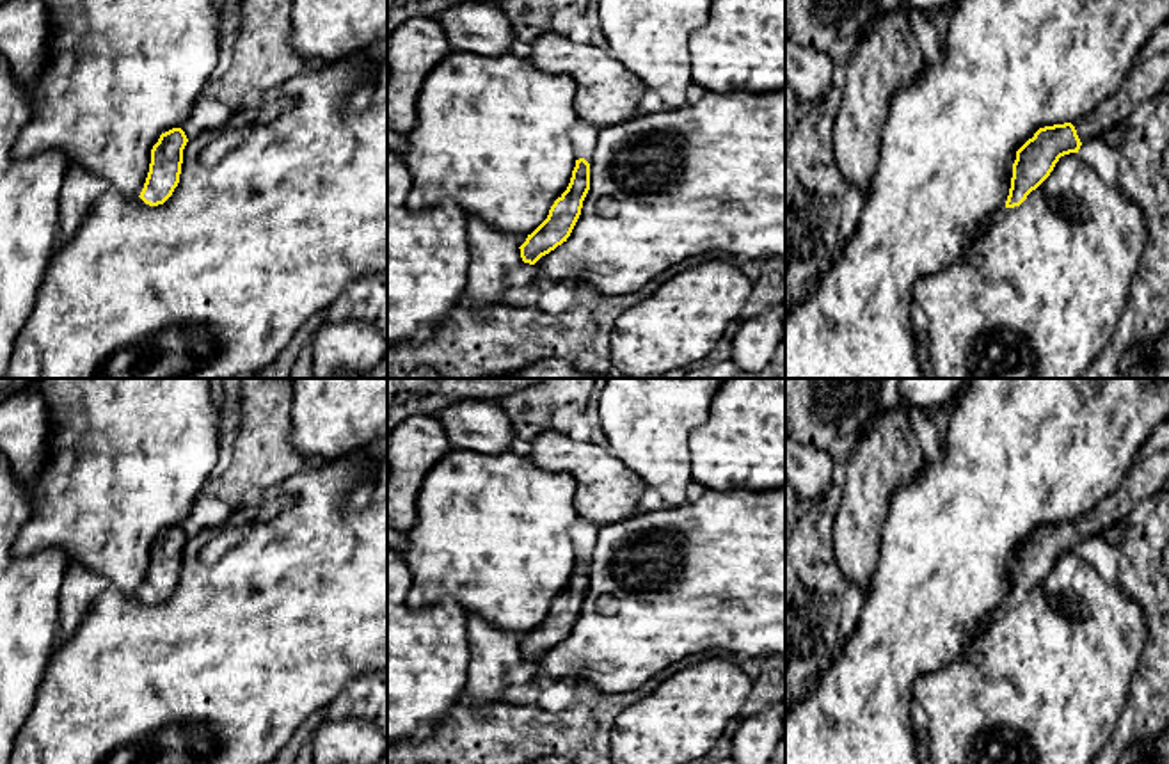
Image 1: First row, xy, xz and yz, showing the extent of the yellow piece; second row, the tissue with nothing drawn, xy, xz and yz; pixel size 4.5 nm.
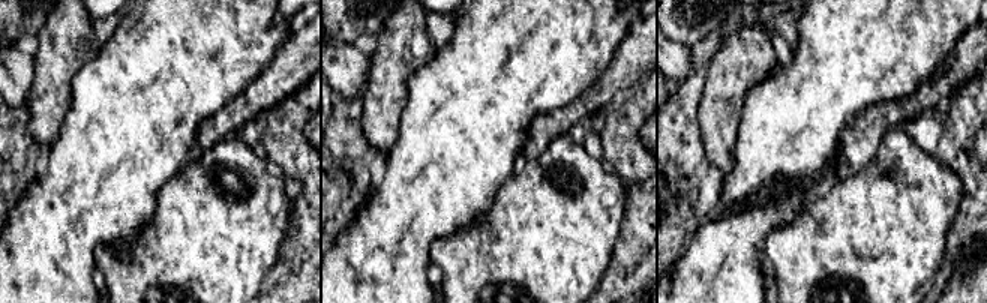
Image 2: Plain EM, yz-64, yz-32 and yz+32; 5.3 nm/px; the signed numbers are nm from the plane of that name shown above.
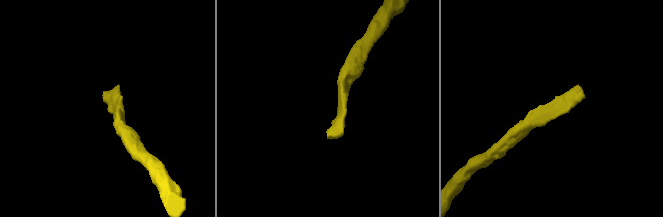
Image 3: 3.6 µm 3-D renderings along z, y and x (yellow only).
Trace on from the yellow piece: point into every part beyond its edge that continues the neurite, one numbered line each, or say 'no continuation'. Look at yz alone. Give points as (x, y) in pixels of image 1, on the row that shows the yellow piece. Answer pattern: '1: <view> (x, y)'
1: yz (1148, 79)

